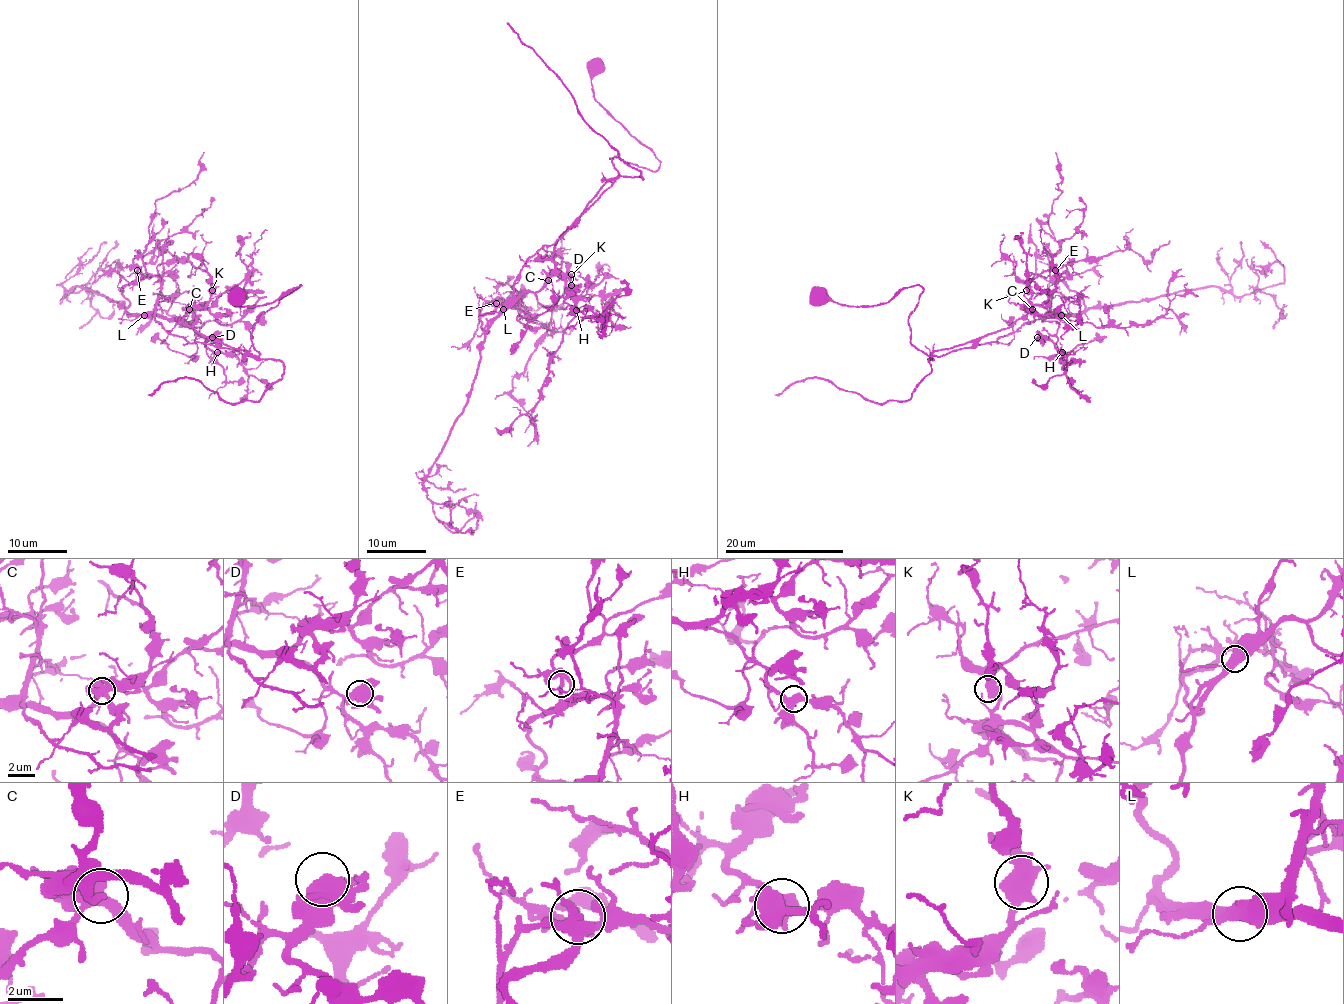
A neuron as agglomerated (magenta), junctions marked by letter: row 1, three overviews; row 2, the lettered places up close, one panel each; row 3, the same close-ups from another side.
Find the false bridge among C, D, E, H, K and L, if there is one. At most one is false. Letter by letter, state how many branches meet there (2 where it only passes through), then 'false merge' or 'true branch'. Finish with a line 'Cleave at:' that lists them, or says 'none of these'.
C: 3 branches meet; true branch
D: 3 branches meet; true branch
E: 3 branches meet; true branch
H: 4 branches meet; true branch
K: 3 branches meet; true branch
L: 3 branches meet; false merge
Cleave at: L

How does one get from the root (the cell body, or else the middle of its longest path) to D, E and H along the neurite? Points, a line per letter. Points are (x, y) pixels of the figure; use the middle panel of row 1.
D: (597, 65), (595, 99), (660, 165), (610, 159), (614, 181), (560, 237), (536, 300), (551, 307), (571, 285)
E: (597, 65), (595, 99), (660, 165), (610, 159), (614, 181), (522, 267), (514, 283), (519, 304), (496, 303)
H: (597, 65), (595, 99), (660, 165), (610, 159), (614, 181), (560, 237), (536, 300), (576, 310)

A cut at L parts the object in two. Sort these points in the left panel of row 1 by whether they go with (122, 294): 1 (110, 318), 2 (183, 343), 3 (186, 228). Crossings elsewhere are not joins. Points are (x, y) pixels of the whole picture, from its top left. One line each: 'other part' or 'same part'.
1: other part
2: same part
3: same part

